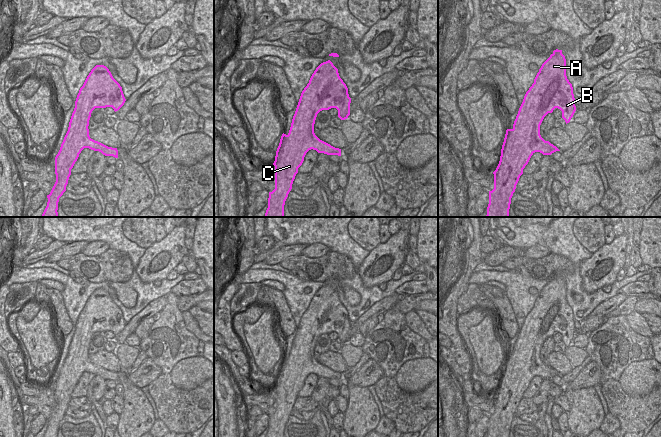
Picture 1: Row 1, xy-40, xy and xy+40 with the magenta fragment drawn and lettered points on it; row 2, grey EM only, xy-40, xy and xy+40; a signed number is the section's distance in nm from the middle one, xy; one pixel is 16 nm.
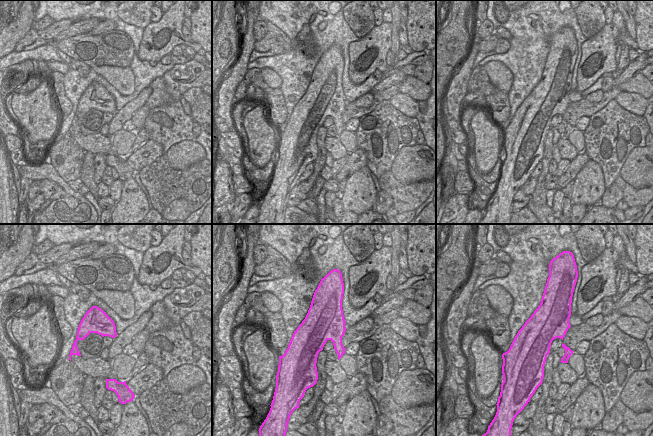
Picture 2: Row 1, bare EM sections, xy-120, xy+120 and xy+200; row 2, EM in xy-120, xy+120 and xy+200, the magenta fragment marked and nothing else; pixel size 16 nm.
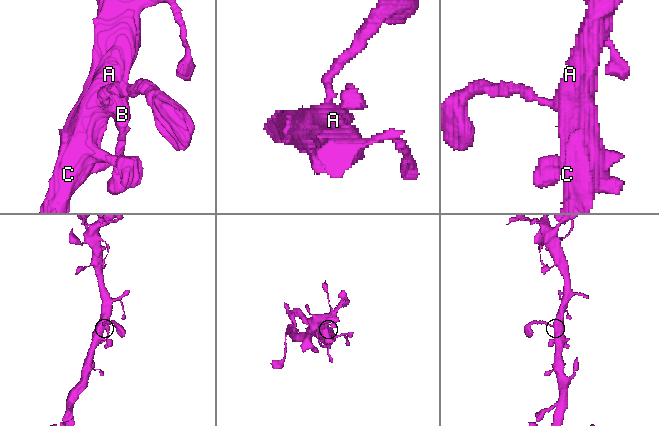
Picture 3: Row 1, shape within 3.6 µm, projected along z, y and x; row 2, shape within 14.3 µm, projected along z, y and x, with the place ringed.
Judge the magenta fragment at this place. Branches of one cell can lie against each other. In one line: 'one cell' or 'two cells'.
one cell

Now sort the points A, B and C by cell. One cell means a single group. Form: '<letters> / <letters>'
A B C

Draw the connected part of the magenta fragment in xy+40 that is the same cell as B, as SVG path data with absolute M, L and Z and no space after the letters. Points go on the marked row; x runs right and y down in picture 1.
M558 49L542 64L524 96L513 128L506 130L500 161L493 172L494 189L489 191L486 217L509 217L516 185L535 152L551 155L560 151L540 135L544 117L555 108L562 111L566 124L576 111L573 87L566 76L566 59Z

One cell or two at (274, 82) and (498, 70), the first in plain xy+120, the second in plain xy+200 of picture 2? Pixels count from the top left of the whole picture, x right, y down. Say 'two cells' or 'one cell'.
one cell

